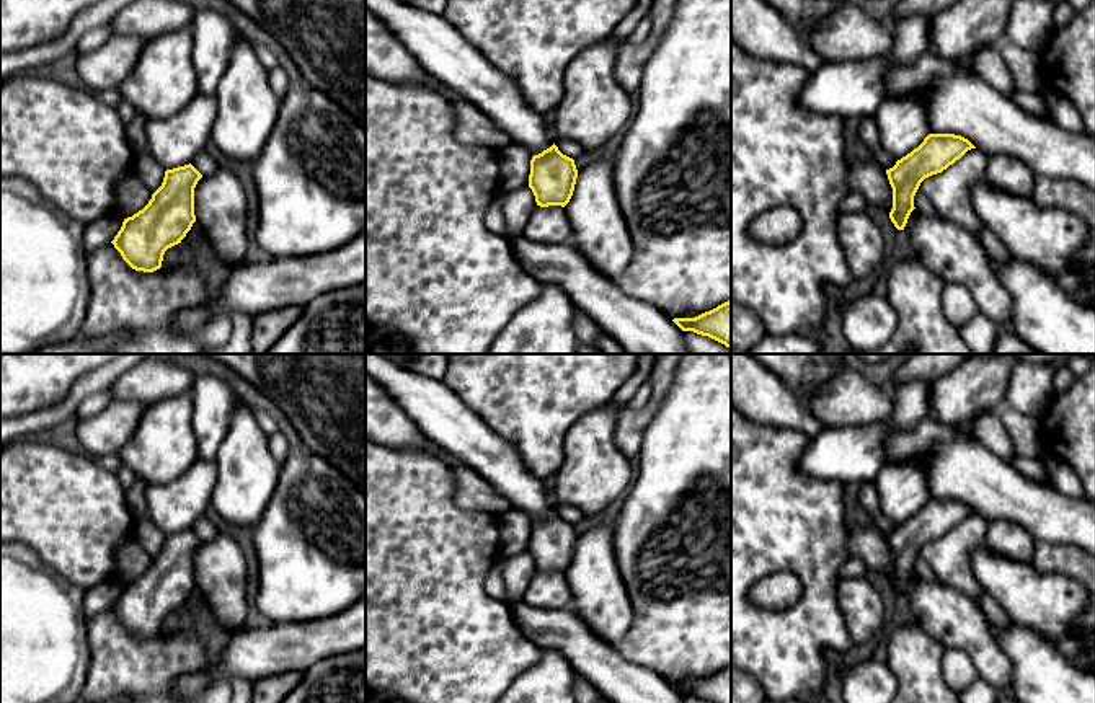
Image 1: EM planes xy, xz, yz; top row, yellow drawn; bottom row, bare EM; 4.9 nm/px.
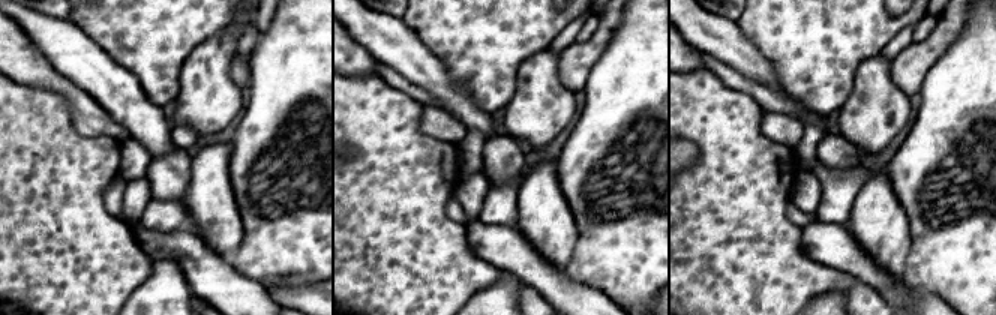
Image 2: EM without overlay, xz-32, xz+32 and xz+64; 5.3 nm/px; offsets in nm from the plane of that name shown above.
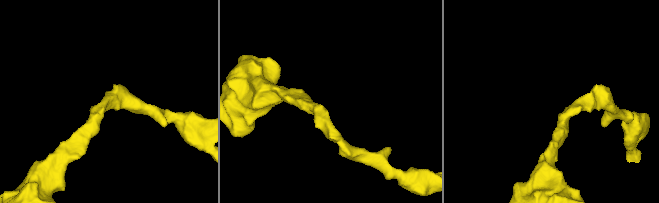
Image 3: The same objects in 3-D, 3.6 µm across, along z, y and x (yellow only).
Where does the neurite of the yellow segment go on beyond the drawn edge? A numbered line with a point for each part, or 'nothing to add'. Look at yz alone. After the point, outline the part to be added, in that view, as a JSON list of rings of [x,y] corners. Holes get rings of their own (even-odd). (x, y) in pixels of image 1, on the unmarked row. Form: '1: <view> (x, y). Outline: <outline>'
nothing to add

